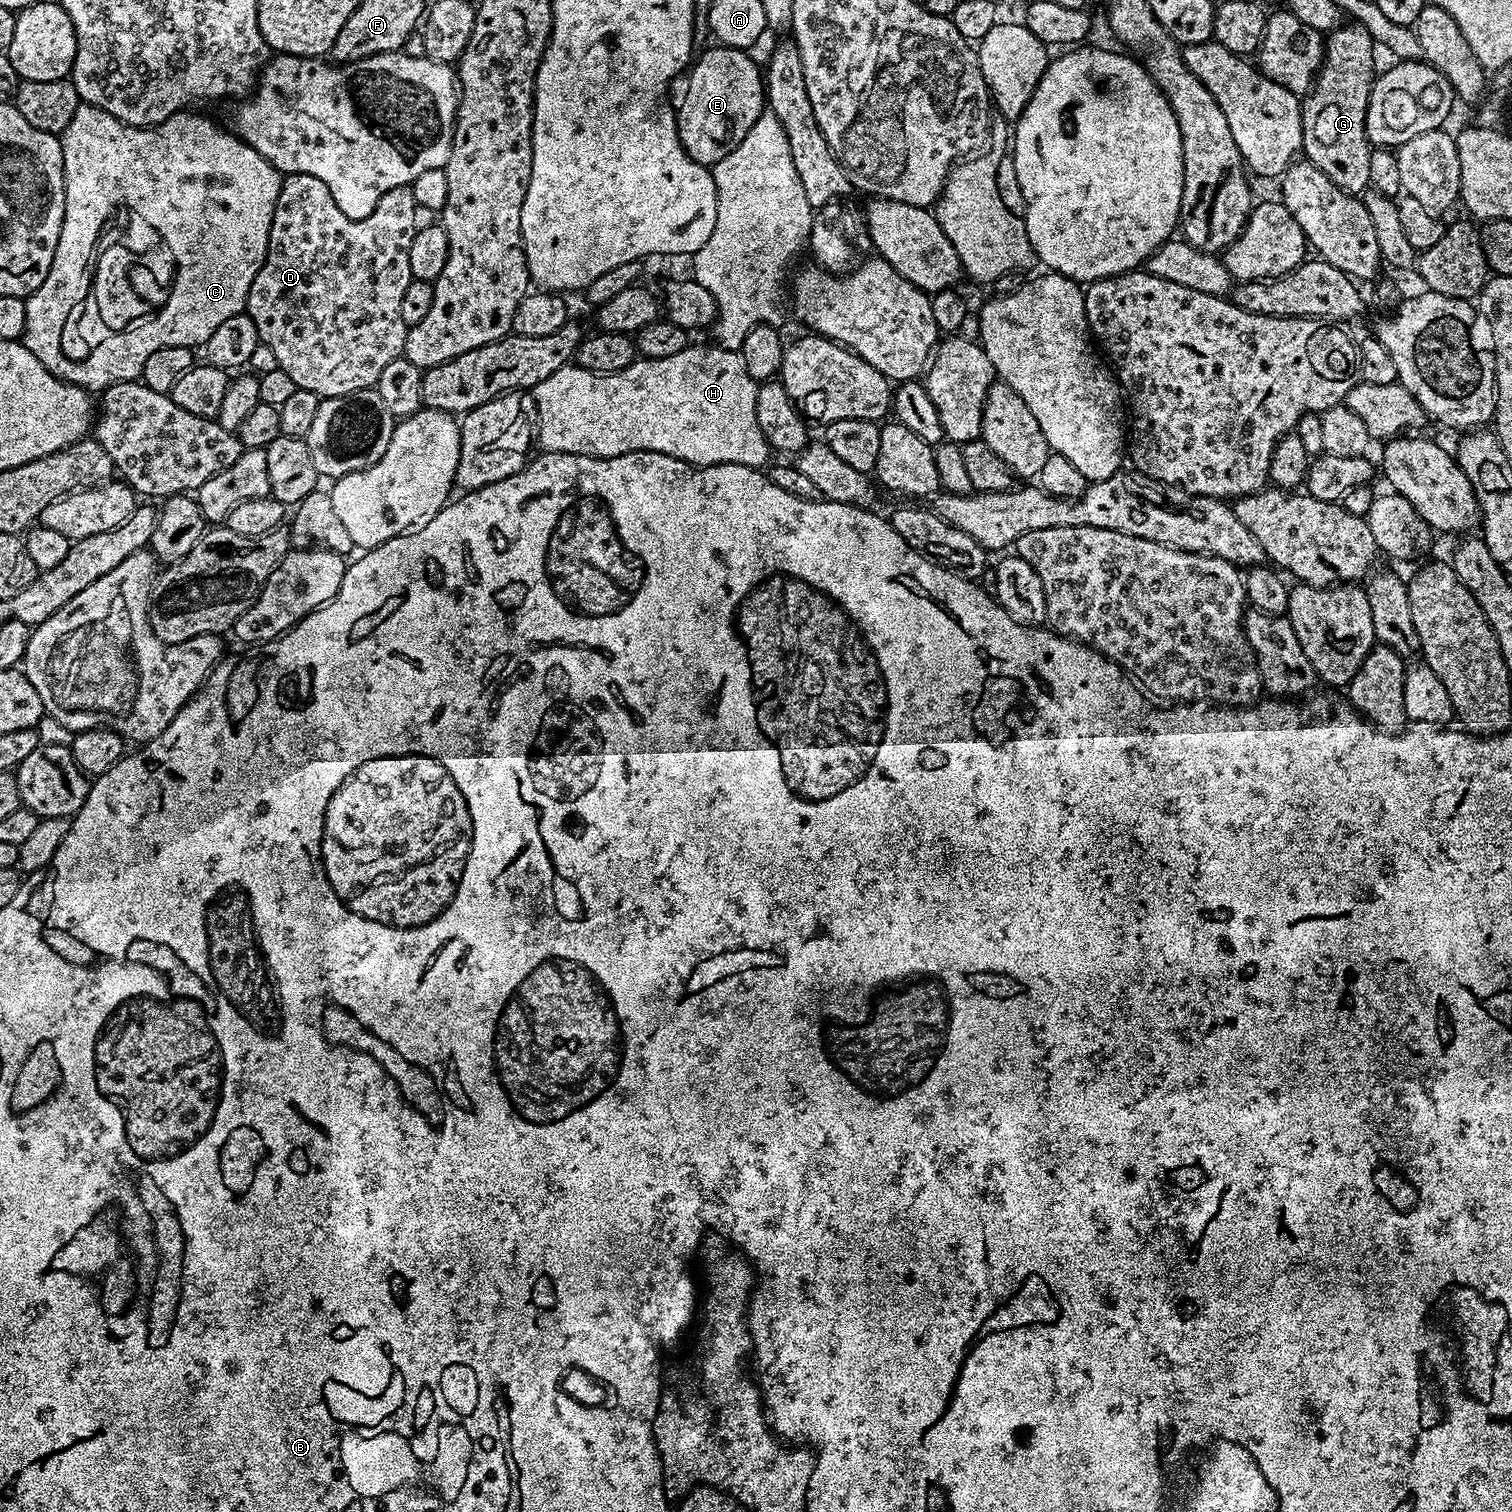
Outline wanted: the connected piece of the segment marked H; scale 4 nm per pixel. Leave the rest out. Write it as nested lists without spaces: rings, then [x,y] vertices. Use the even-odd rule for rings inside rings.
[[[689,346],[678,354],[670,354],[670,358],[658,358],[657,360],[640,358],[621,372],[609,372],[607,374],[591,372],[579,366],[569,366],[550,374],[550,378],[546,378],[546,382],[542,382],[534,390],[536,409],[540,415],[538,444],[539,447],[542,446],[541,449],[550,452],[569,452],[579,456],[621,456],[627,452],[661,452],[667,456],[685,460],[687,464],[699,464],[702,468],[711,464],[744,464],[747,468],[760,470],[769,463],[770,449],[768,440],[764,437],[764,431],[760,428],[758,414],[756,413],[757,387],[757,381],[747,372],[747,366],[744,365],[741,353],[731,348],[719,346],[713,346],[713,348]]]

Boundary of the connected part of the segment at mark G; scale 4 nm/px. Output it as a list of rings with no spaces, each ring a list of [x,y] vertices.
[[[1359,22],[1348,23],[1332,29],[1324,40],[1324,63],[1311,93],[1316,108],[1305,103],[1300,110],[1304,131],[1302,152],[1340,188],[1360,194],[1371,181],[1370,158],[1374,148],[1367,136],[1367,106],[1376,60],[1372,57],[1371,34]]]

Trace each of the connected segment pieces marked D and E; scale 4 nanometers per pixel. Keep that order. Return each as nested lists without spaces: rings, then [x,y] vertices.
[[[288,174],[283,177],[276,209],[272,215],[272,225],[268,235],[268,252],[248,291],[246,311],[248,317],[254,322],[256,333],[260,336],[260,343],[274,350],[277,368],[286,370],[286,374],[294,378],[297,389],[312,391],[319,398],[360,394],[365,390],[375,389],[382,370],[390,362],[404,356],[404,343],[408,337],[409,325],[402,322],[400,311],[402,310],[402,294],[406,294],[406,286],[413,280],[410,270],[410,242],[416,233],[413,227],[416,204],[411,187],[395,188],[382,194],[382,198],[378,198],[378,206],[374,206],[374,210],[366,218],[351,220],[346,218],[346,214],[342,214],[342,210],[338,210],[334,198],[330,198],[330,190],[326,190],[326,186],[318,178],[310,174]]]
[[[715,46],[708,48],[691,65],[688,76],[688,89],[684,92],[680,104],[676,108],[676,129],[678,138],[686,150],[686,154],[694,162],[705,166],[714,166],[744,136],[756,117],[761,115],[762,105],[766,100],[766,80],[762,68],[751,60],[749,53],[742,48]]]

